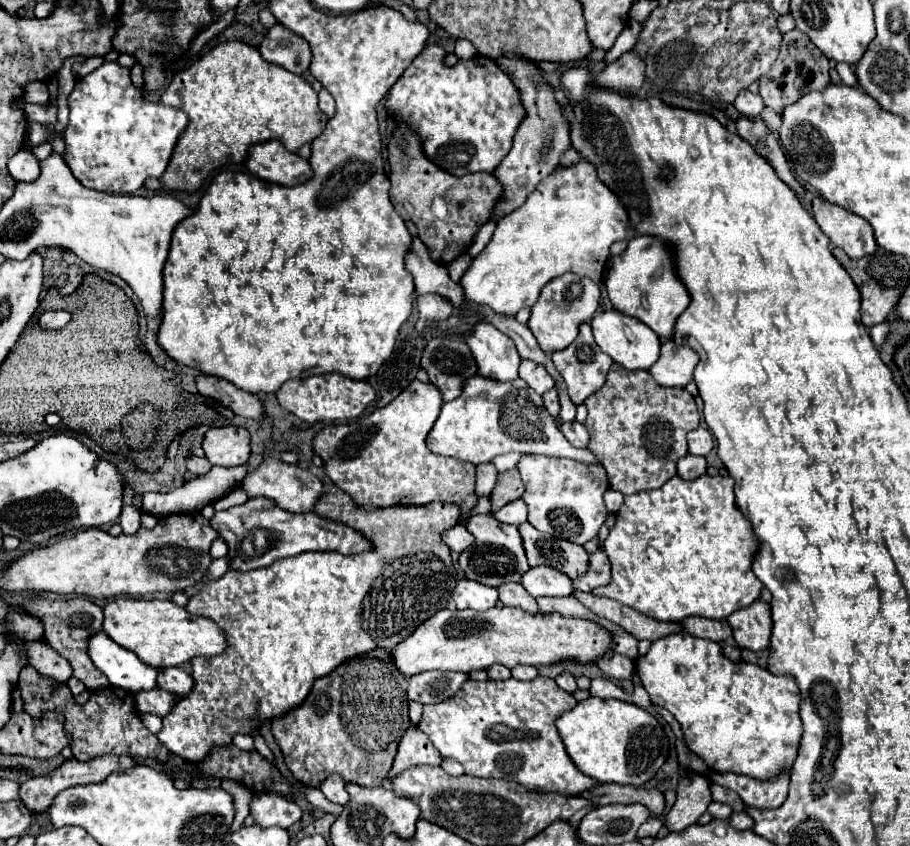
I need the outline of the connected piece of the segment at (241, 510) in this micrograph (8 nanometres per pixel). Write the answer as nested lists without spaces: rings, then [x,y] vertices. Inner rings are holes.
[[[249,498],[241,506],[233,506],[223,512],[215,512],[211,518],[211,526],[219,532],[219,536],[229,544],[229,560],[231,568],[239,572],[247,572],[253,568],[263,568],[273,564],[283,556],[297,556],[309,550],[325,550],[339,554],[359,554],[371,550],[371,540],[361,532],[345,526],[341,522],[333,522],[315,512],[291,514],[283,508],[277,508],[269,498]]]

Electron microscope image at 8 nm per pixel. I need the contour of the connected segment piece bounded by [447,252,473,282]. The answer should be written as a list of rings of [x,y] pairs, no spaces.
[[[465,252],[465,254],[461,254],[457,260],[449,262],[449,264],[447,264],[447,270],[449,270],[449,276],[451,276],[451,280],[459,282],[459,280],[461,280],[461,276],[467,272],[467,268],[469,268],[471,260],[473,260],[473,258],[471,258],[471,256]]]

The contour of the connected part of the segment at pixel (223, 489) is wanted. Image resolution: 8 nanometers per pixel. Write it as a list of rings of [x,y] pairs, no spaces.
[[[213,466],[207,474],[197,476],[191,482],[185,482],[183,486],[171,490],[171,492],[145,492],[143,494],[143,512],[153,516],[169,516],[169,514],[185,514],[185,512],[201,512],[207,504],[213,504],[215,500],[227,496],[233,488],[237,488],[247,474],[247,466],[235,466],[235,468],[221,468]]]

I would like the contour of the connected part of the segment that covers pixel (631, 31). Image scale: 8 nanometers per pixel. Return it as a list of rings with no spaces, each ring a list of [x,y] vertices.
[[[629,20],[629,24],[625,24],[621,36],[617,38],[617,42],[613,44],[613,48],[607,50],[605,54],[605,64],[617,60],[619,56],[623,56],[627,50],[631,50],[637,42],[637,36],[639,36],[639,30],[641,30],[641,24],[635,22],[635,20]]]

